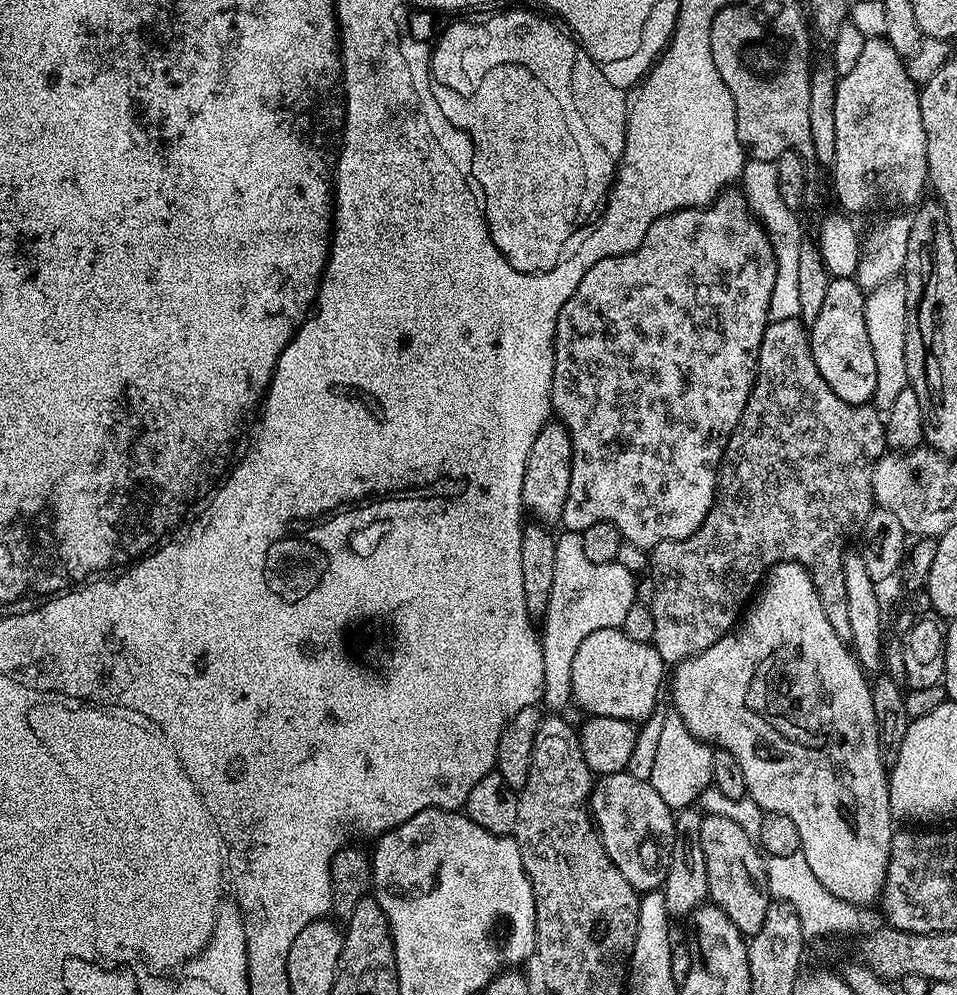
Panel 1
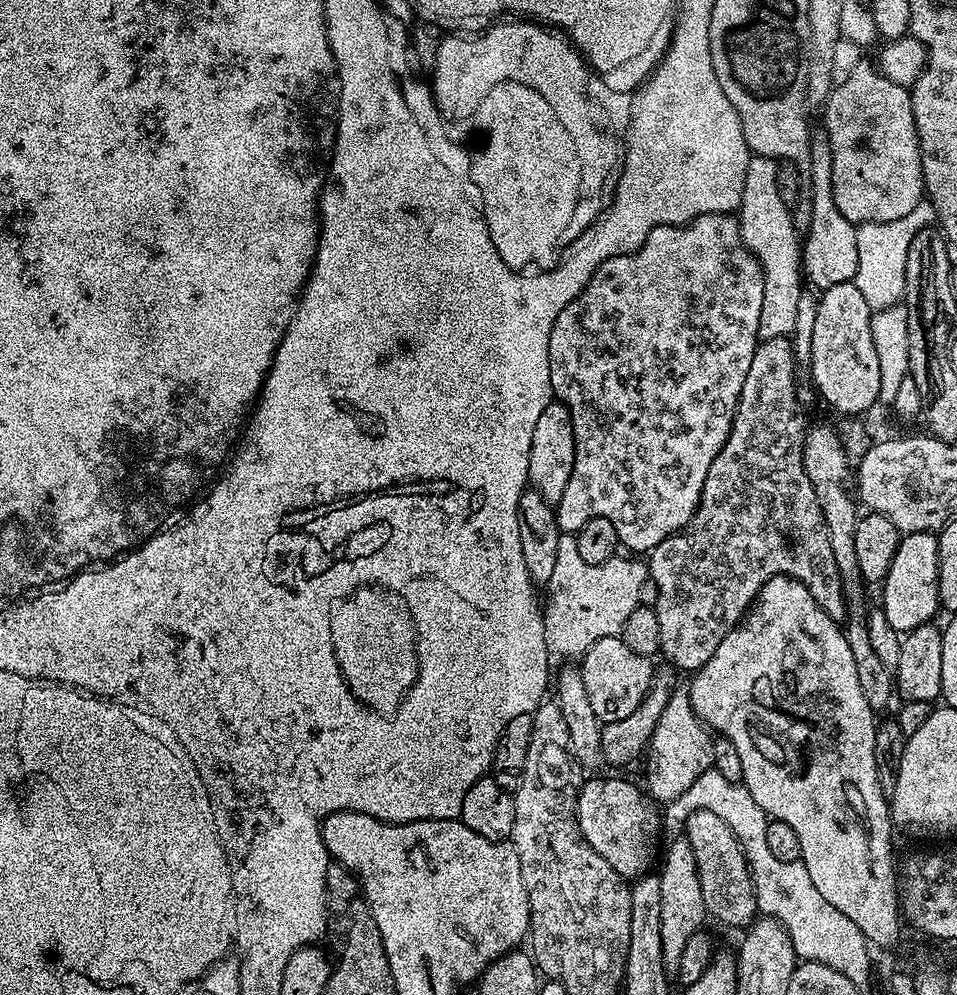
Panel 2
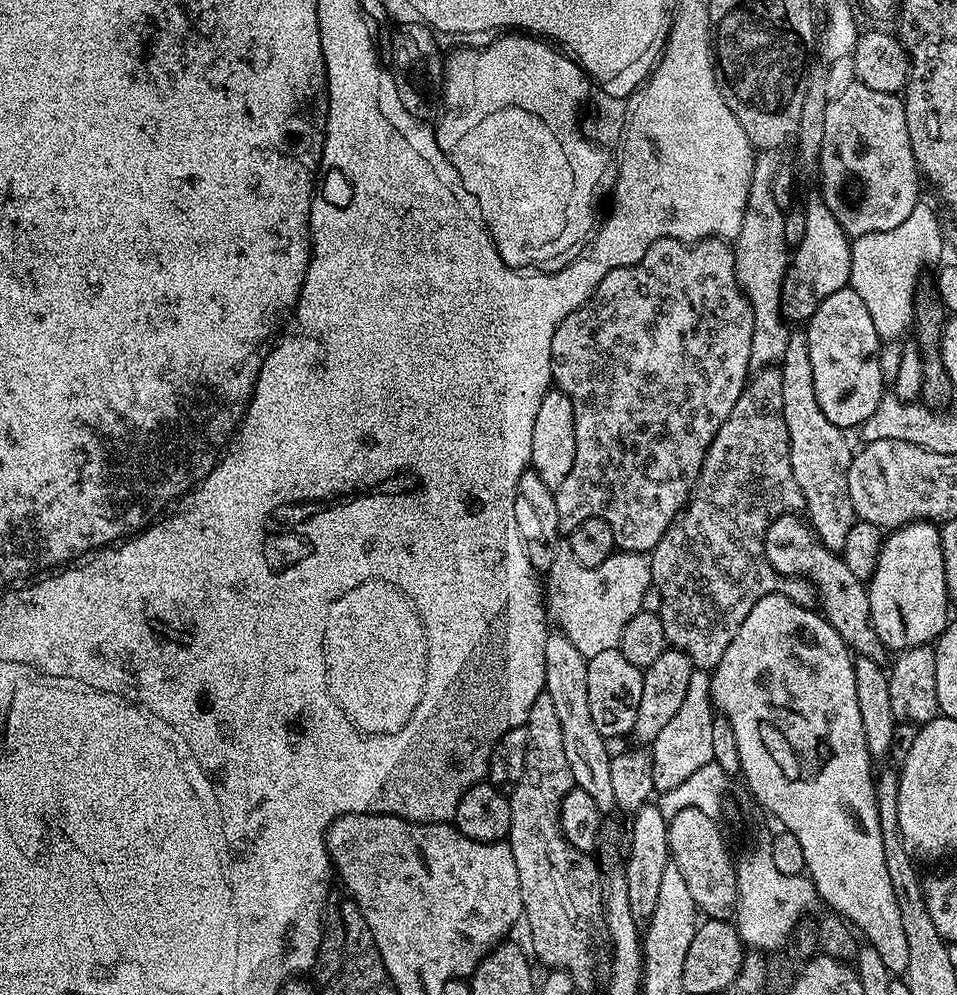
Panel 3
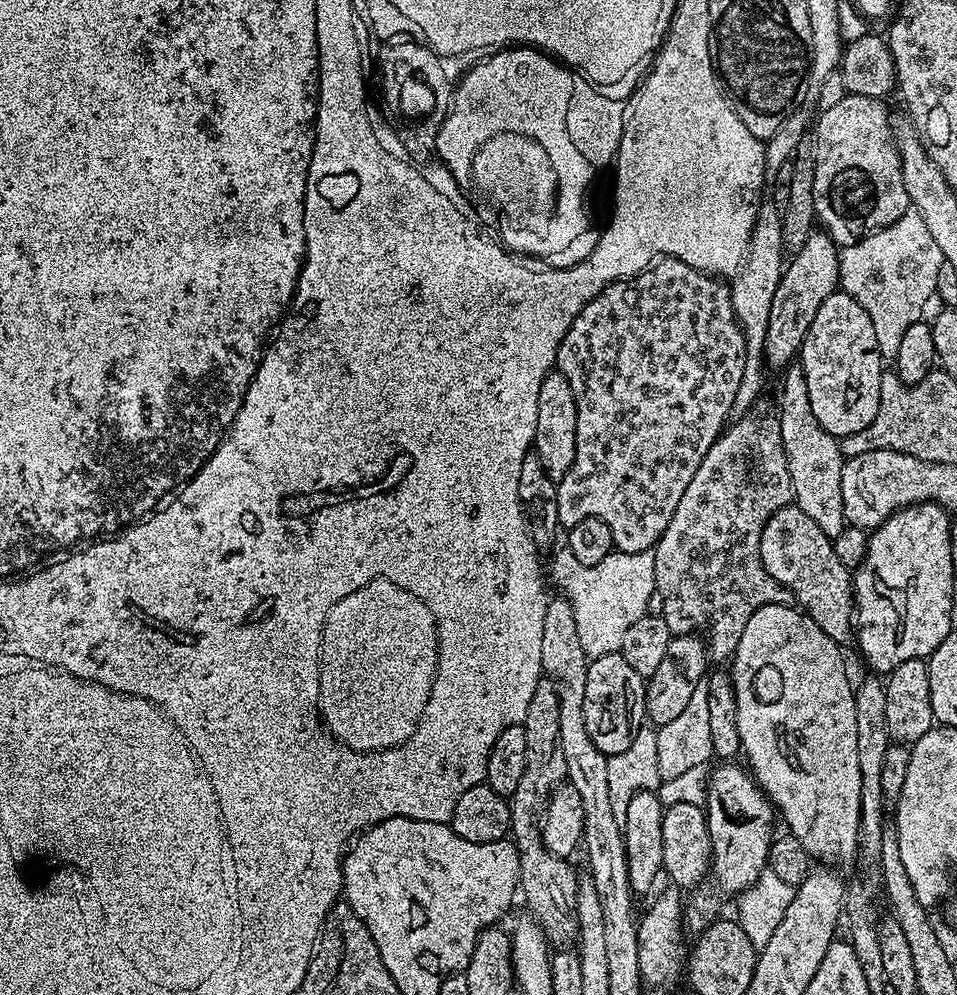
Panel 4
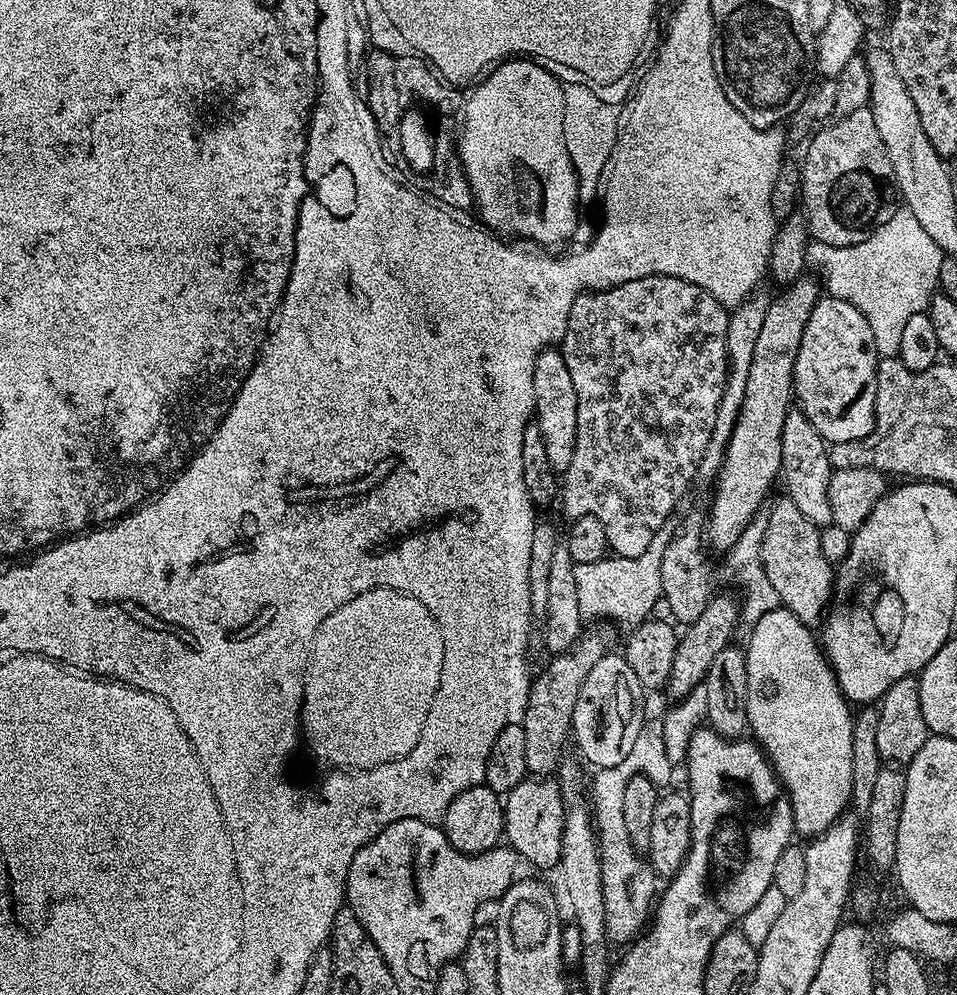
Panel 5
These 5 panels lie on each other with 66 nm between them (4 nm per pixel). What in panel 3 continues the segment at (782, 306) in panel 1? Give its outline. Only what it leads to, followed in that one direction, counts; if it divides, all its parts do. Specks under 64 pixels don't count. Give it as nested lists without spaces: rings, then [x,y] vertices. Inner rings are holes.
[[[776,150],[757,151],[754,178],[750,178],[750,198],[746,198],[746,214],[742,218],[742,230],[734,237],[736,280],[744,289],[744,294],[754,310],[754,338],[750,362],[756,370],[767,368],[781,359],[790,333],[780,306],[784,275],[788,273],[790,244],[788,248],[788,236],[784,233],[785,209],[780,208],[778,202],[774,202],[774,174],[778,174],[782,167],[780,155]]]

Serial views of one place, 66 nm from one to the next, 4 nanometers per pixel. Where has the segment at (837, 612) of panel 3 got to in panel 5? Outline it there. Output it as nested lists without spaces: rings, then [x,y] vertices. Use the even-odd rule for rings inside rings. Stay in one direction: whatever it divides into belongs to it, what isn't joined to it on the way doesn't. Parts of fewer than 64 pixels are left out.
[[[782,496],[764,520],[760,557],[766,578],[777,591],[781,605],[808,627],[817,627],[831,603],[835,589],[835,567],[822,552],[820,528],[810,522],[796,504]]]

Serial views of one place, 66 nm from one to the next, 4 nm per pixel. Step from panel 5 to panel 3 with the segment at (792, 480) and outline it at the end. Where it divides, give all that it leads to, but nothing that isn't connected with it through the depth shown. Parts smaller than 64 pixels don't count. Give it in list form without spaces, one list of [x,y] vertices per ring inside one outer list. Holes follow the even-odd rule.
[[[796,330],[789,333],[787,348],[779,363],[782,378],[782,412],[790,442],[790,462],[794,480],[798,482],[804,498],[804,510],[818,539],[825,548],[841,553],[847,535],[856,524],[856,511],[850,499],[849,466],[854,450],[846,438],[847,433],[830,422],[818,406],[814,393],[814,374],[810,365],[808,335]]]

